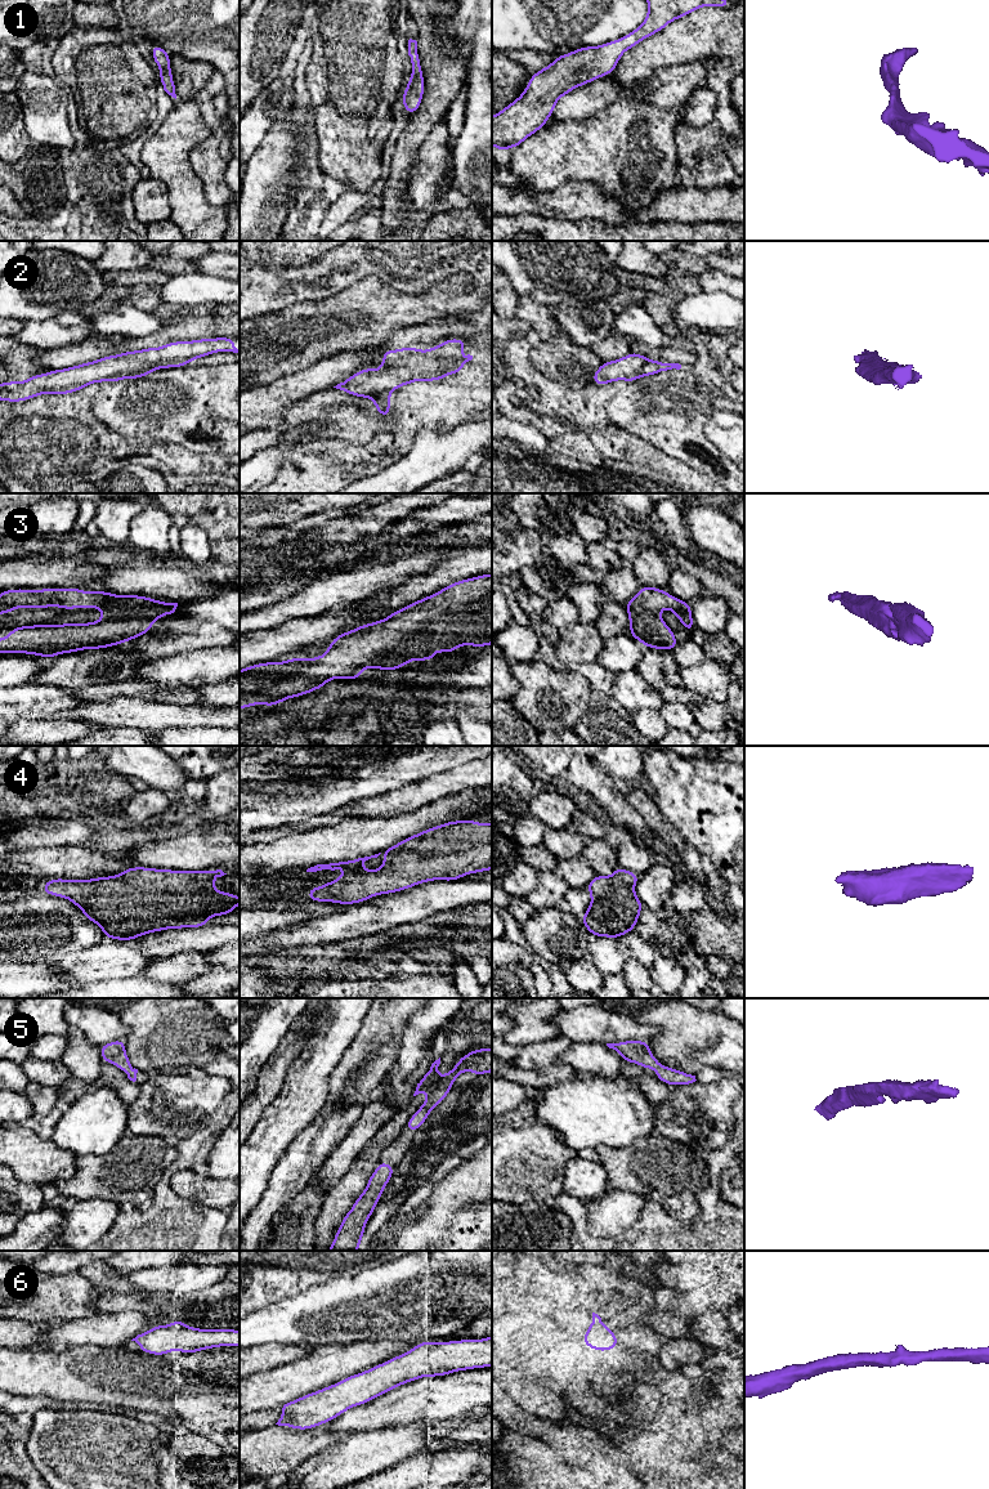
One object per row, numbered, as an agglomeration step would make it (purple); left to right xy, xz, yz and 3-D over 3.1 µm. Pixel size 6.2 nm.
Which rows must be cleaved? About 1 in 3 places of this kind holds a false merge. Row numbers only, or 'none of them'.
none of them

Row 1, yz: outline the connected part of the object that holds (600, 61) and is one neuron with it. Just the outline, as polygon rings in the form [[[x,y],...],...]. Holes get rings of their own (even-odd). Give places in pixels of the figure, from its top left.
[[[646,0],[646,3],[646,18],[632,32],[599,46],[583,46],[559,55],[551,64],[533,73],[522,95],[492,116],[492,146],[494,146],[498,152],[520,146],[528,137],[546,125],[560,97],[568,95],[574,88],[583,86],[599,77],[610,75],[626,50],[636,46],[653,33],[662,31],[672,21],[685,17],[702,6],[726,5],[726,0]]]

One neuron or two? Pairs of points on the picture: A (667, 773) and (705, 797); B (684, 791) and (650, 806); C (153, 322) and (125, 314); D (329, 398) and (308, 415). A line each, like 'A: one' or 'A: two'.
A: one
B: two
C: one
D: one

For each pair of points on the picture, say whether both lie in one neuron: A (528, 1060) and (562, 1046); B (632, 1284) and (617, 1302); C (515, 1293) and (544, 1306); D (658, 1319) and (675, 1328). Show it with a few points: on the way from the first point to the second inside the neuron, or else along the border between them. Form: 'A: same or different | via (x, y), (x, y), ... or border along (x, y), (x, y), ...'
A: same | via (536, 1055), (554, 1049)
B: different | border along (614, 1289), (640, 1310)
C: same | via (522, 1300), (537, 1301)
D: same | via (662, 1322), (671, 1326)

